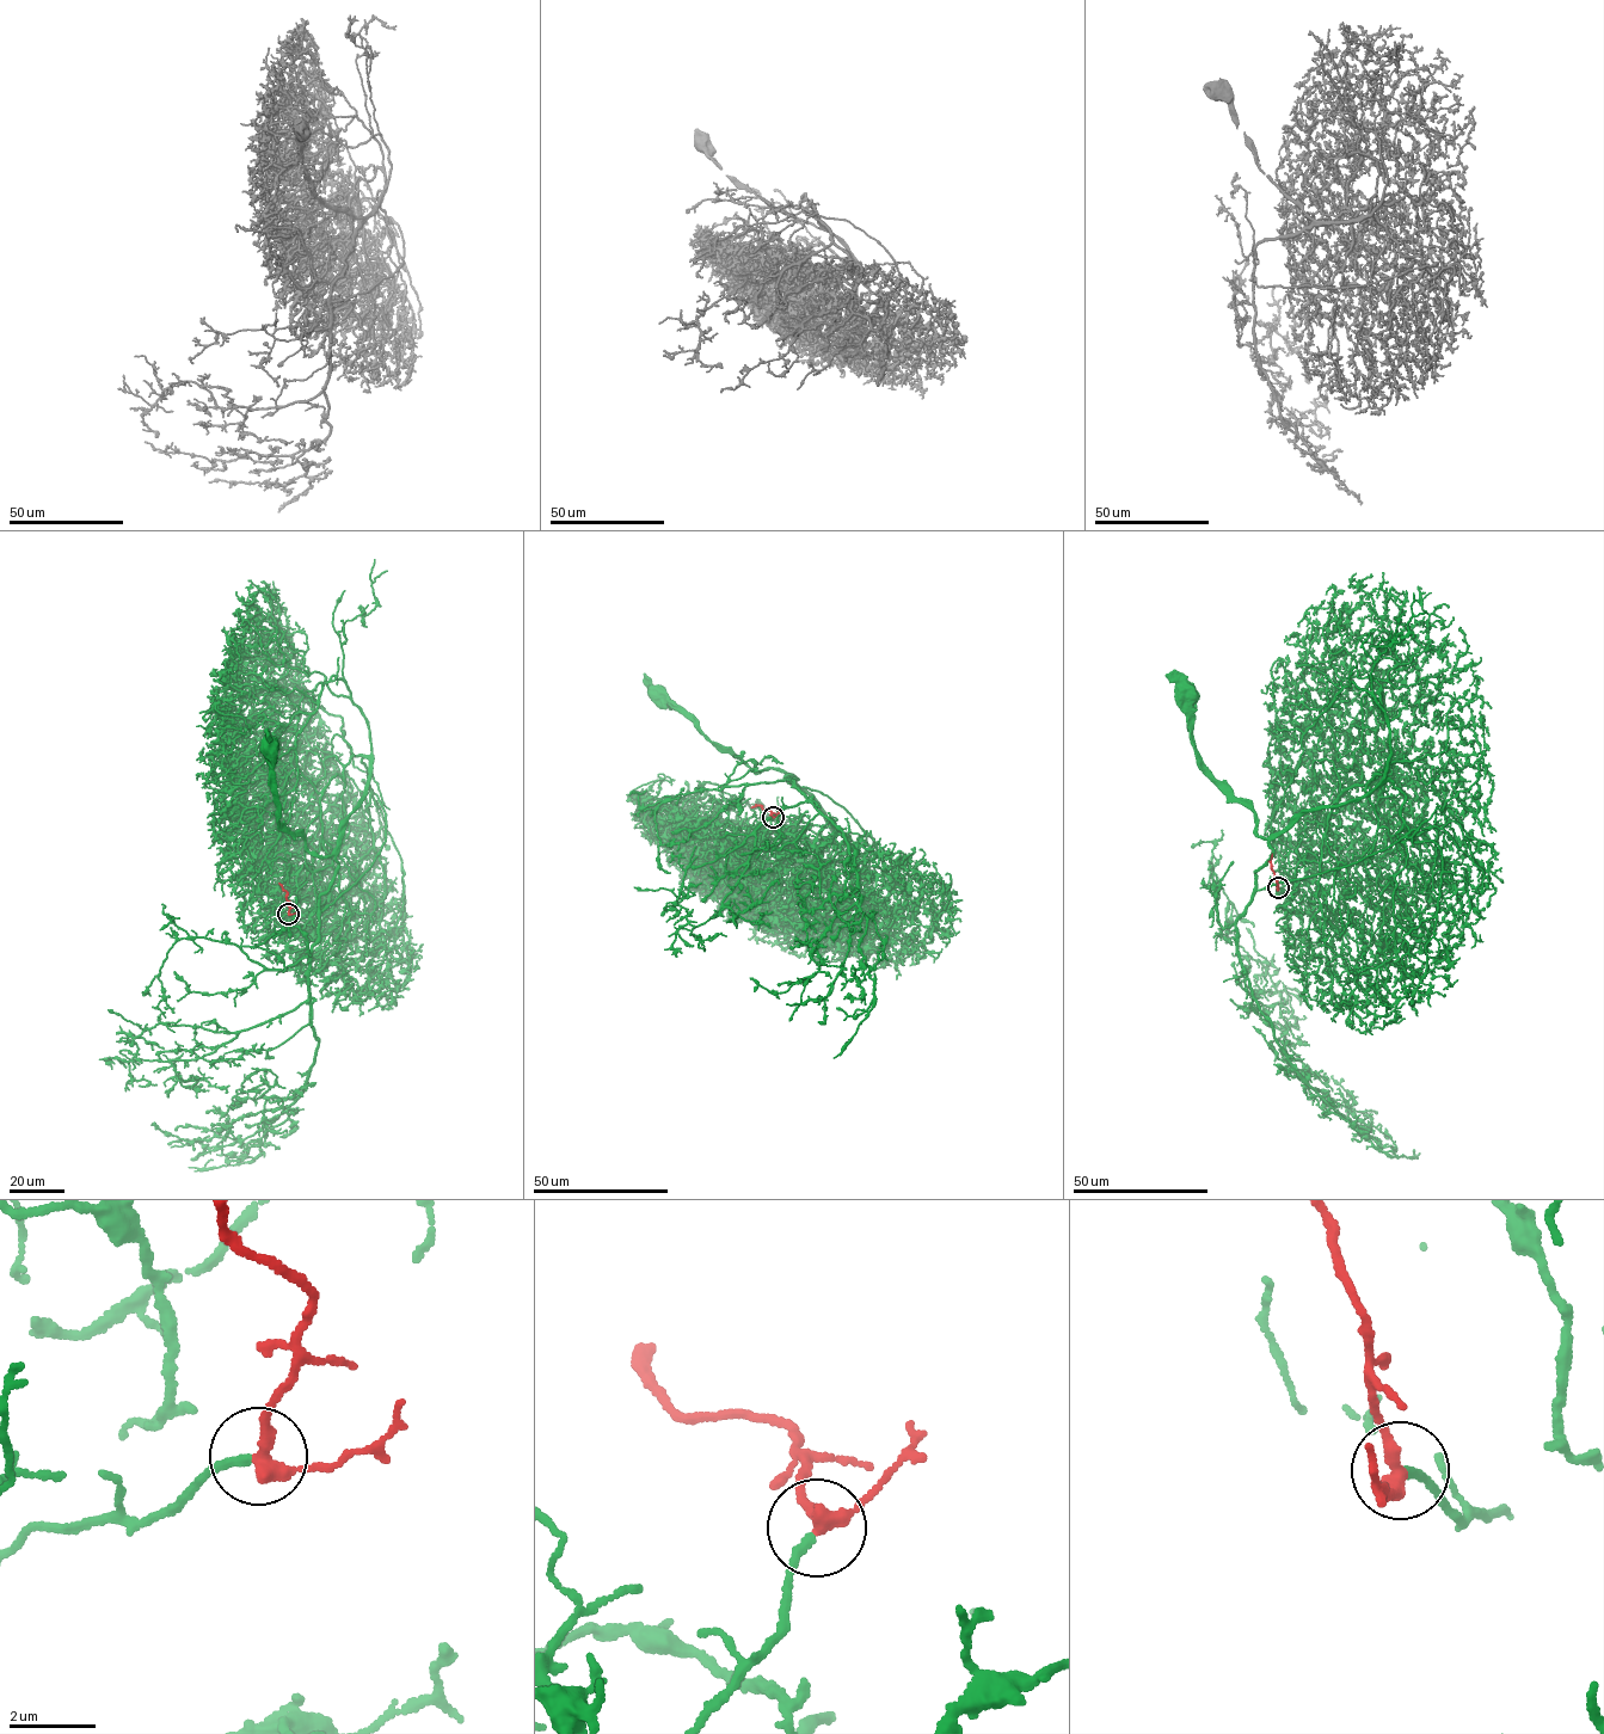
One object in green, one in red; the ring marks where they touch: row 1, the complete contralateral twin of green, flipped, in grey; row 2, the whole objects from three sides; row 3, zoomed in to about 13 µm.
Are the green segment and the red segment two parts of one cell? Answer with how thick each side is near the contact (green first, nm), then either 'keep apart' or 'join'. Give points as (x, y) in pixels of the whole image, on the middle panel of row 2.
190/340 nm | join

